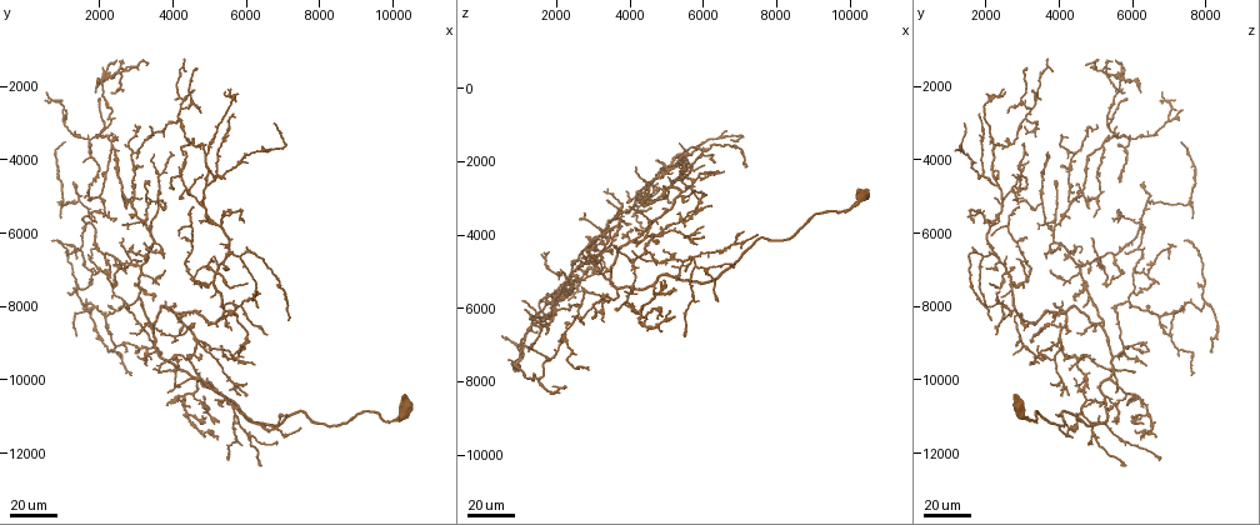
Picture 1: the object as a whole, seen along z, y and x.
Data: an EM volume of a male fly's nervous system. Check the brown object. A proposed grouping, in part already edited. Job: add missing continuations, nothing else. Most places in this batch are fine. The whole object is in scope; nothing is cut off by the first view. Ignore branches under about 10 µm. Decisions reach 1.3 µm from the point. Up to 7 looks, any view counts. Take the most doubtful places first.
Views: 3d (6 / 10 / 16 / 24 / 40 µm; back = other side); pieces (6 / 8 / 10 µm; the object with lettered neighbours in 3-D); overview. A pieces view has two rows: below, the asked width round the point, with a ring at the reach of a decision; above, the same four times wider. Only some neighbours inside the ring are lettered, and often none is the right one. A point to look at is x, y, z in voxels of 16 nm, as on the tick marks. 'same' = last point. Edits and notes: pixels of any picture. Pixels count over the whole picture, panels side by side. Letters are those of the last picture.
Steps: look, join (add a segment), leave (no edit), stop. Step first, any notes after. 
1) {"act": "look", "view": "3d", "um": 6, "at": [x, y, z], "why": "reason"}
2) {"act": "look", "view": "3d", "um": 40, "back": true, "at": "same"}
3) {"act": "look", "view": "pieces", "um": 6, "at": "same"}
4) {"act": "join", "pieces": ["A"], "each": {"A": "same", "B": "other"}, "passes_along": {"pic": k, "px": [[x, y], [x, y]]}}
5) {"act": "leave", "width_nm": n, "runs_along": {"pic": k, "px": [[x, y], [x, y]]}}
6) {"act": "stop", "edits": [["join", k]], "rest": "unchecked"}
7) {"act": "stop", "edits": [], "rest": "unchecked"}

{"act": "look", "view": "3d", "um": 40, "at": [1100, 6500, 5800], "why": "an open end"}

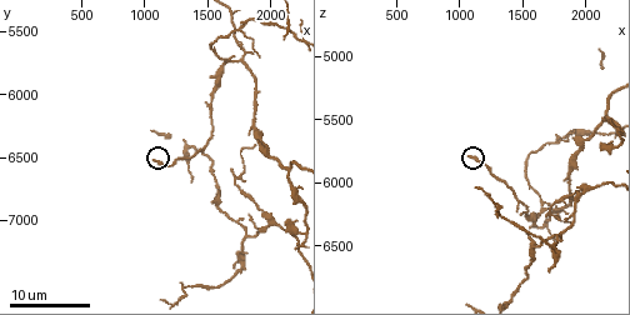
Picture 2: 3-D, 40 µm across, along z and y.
{"act": "look", "view": "pieces", "um": 6, "at": [1060, 6520, 5800]}

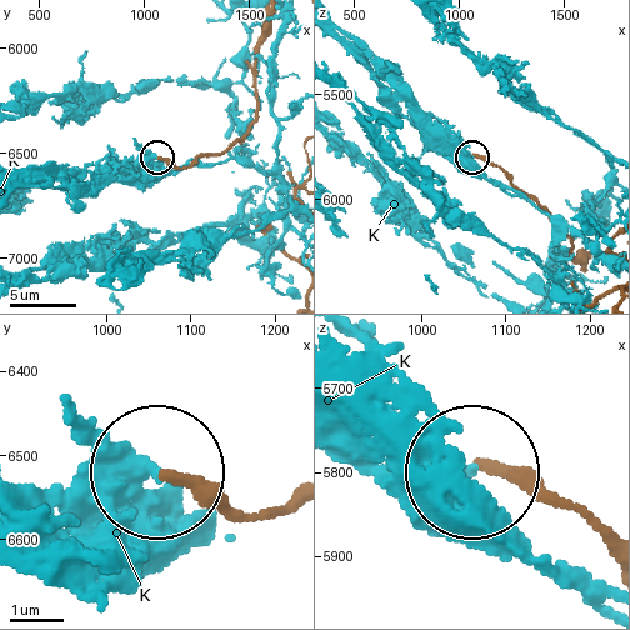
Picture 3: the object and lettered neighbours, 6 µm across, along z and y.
{"act": "leave", "each": {"K": "other"}, "runs_along": {"pic": 3, "px": [[606, 538], [476, 470]]}, "found": "no lettered segment goes on from it"}

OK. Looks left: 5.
{"act": "look", "view": "3d", "um": 40, "at": [6300, 8000, 2100], "why": "branch stops here"}

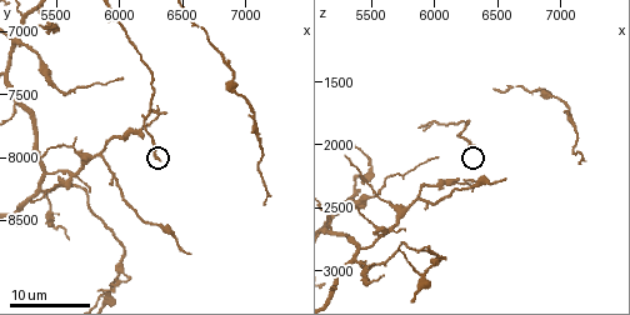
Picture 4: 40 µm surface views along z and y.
{"act": "look", "view": "pieces", "um": 10, "at": [6320, 8040, 2020]}

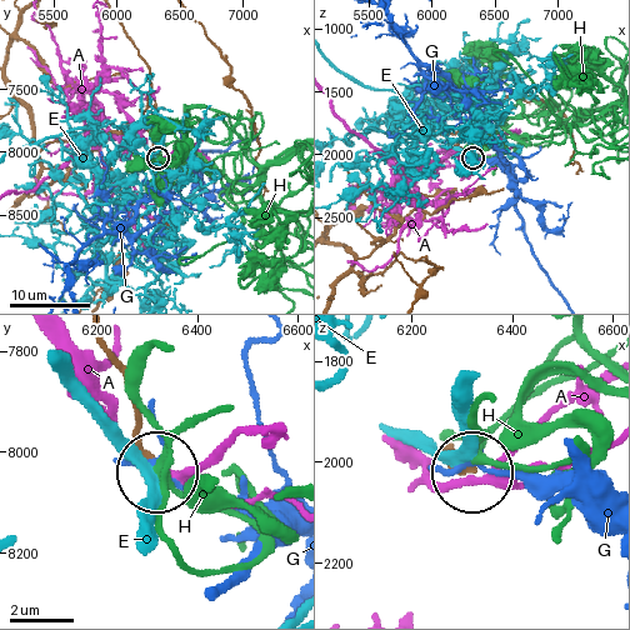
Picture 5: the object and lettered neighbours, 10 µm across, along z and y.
{"act": "leave", "each": {"A": "other", "E": "other", "G": "other", "H": "other"}, "runs_along": {"pic": 5, "px": [[103, 340], [124, 380], [140, 445], [156, 466]]}, "found": "none of them fits"}

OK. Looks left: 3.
{"act": "look", "view": "3d", "um": 24, "at": [5900, 5700, 1700], "why": "free end"}

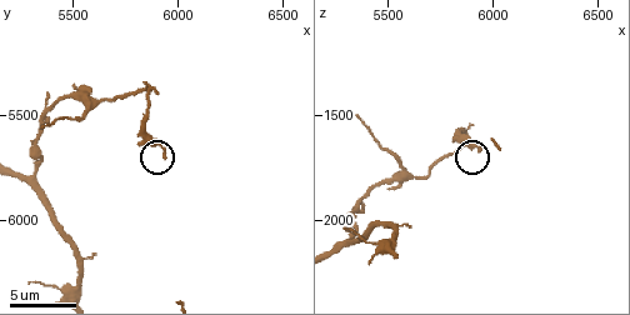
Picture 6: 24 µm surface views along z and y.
{"act": "look", "view": "pieces", "um": 8, "at": [5930, 5690, 1670]}

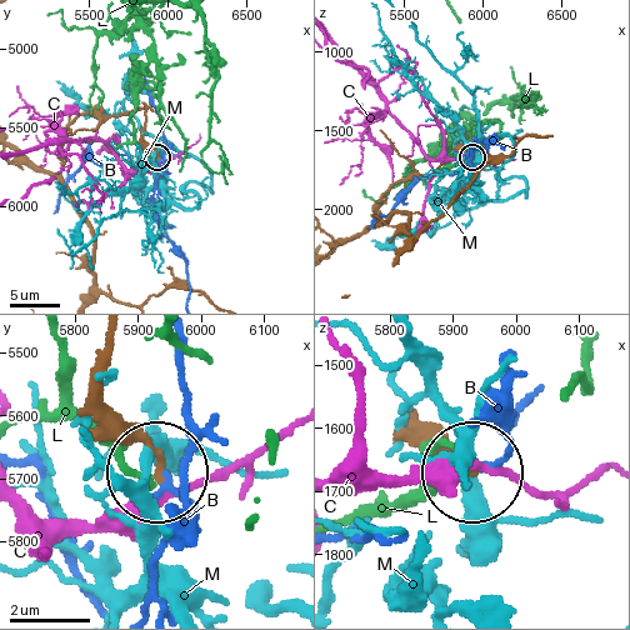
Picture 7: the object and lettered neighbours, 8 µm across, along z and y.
{"act": "leave", "each": {"B": "other", "C": "other", "L": "other", "M": "other"}, "found": "none of them fits"}

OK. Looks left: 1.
{"act": "stop", "edits": [], "rest": "unchecked"}

